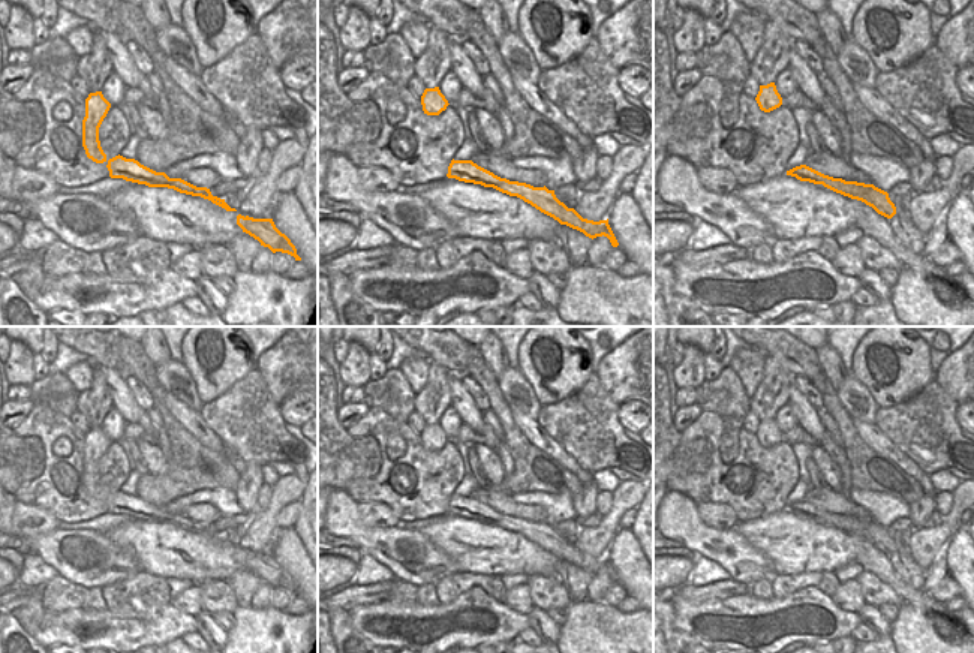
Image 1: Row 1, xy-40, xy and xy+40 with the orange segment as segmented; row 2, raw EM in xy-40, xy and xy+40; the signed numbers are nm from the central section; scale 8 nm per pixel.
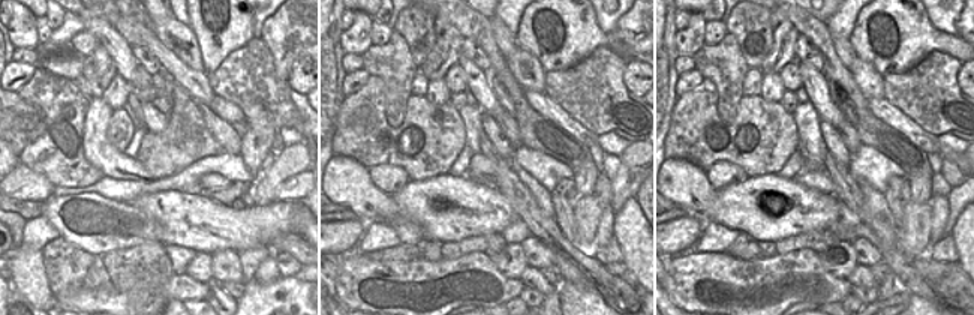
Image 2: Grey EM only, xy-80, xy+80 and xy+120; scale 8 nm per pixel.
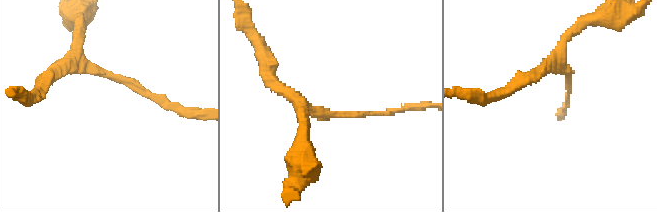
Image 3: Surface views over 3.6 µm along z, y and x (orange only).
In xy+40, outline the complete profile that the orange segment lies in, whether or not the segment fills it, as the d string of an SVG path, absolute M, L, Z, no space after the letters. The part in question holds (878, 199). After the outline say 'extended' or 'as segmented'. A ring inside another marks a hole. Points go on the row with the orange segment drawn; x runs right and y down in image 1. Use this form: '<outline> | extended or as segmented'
M806 165L796 166L787 171L787 175L796 177L800 181L809 181L814 184L823 184L824 187L857 199L872 207L878 214L892 219L896 214L896 207L890 201L889 193L875 187L874 184L865 184L857 181L845 181L842 178L833 178L824 175Z | as segmented

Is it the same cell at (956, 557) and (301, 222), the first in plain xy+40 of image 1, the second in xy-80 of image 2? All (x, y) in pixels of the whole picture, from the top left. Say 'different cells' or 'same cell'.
same cell

